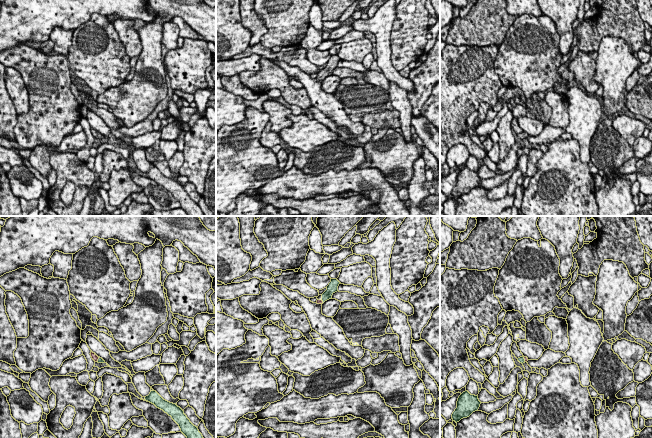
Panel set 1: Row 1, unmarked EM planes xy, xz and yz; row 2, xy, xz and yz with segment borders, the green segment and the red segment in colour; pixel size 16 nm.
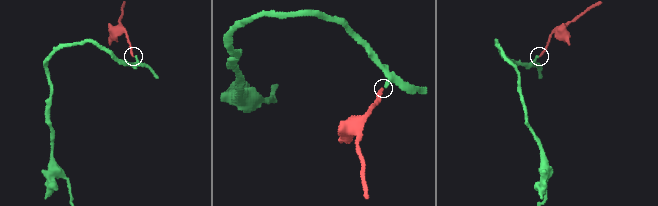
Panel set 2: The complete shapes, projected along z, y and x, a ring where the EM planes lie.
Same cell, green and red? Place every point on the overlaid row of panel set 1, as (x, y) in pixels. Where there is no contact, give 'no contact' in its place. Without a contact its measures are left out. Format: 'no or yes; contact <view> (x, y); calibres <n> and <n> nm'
yes; contact xy (98, 359); calibres 90 and 90 nm

